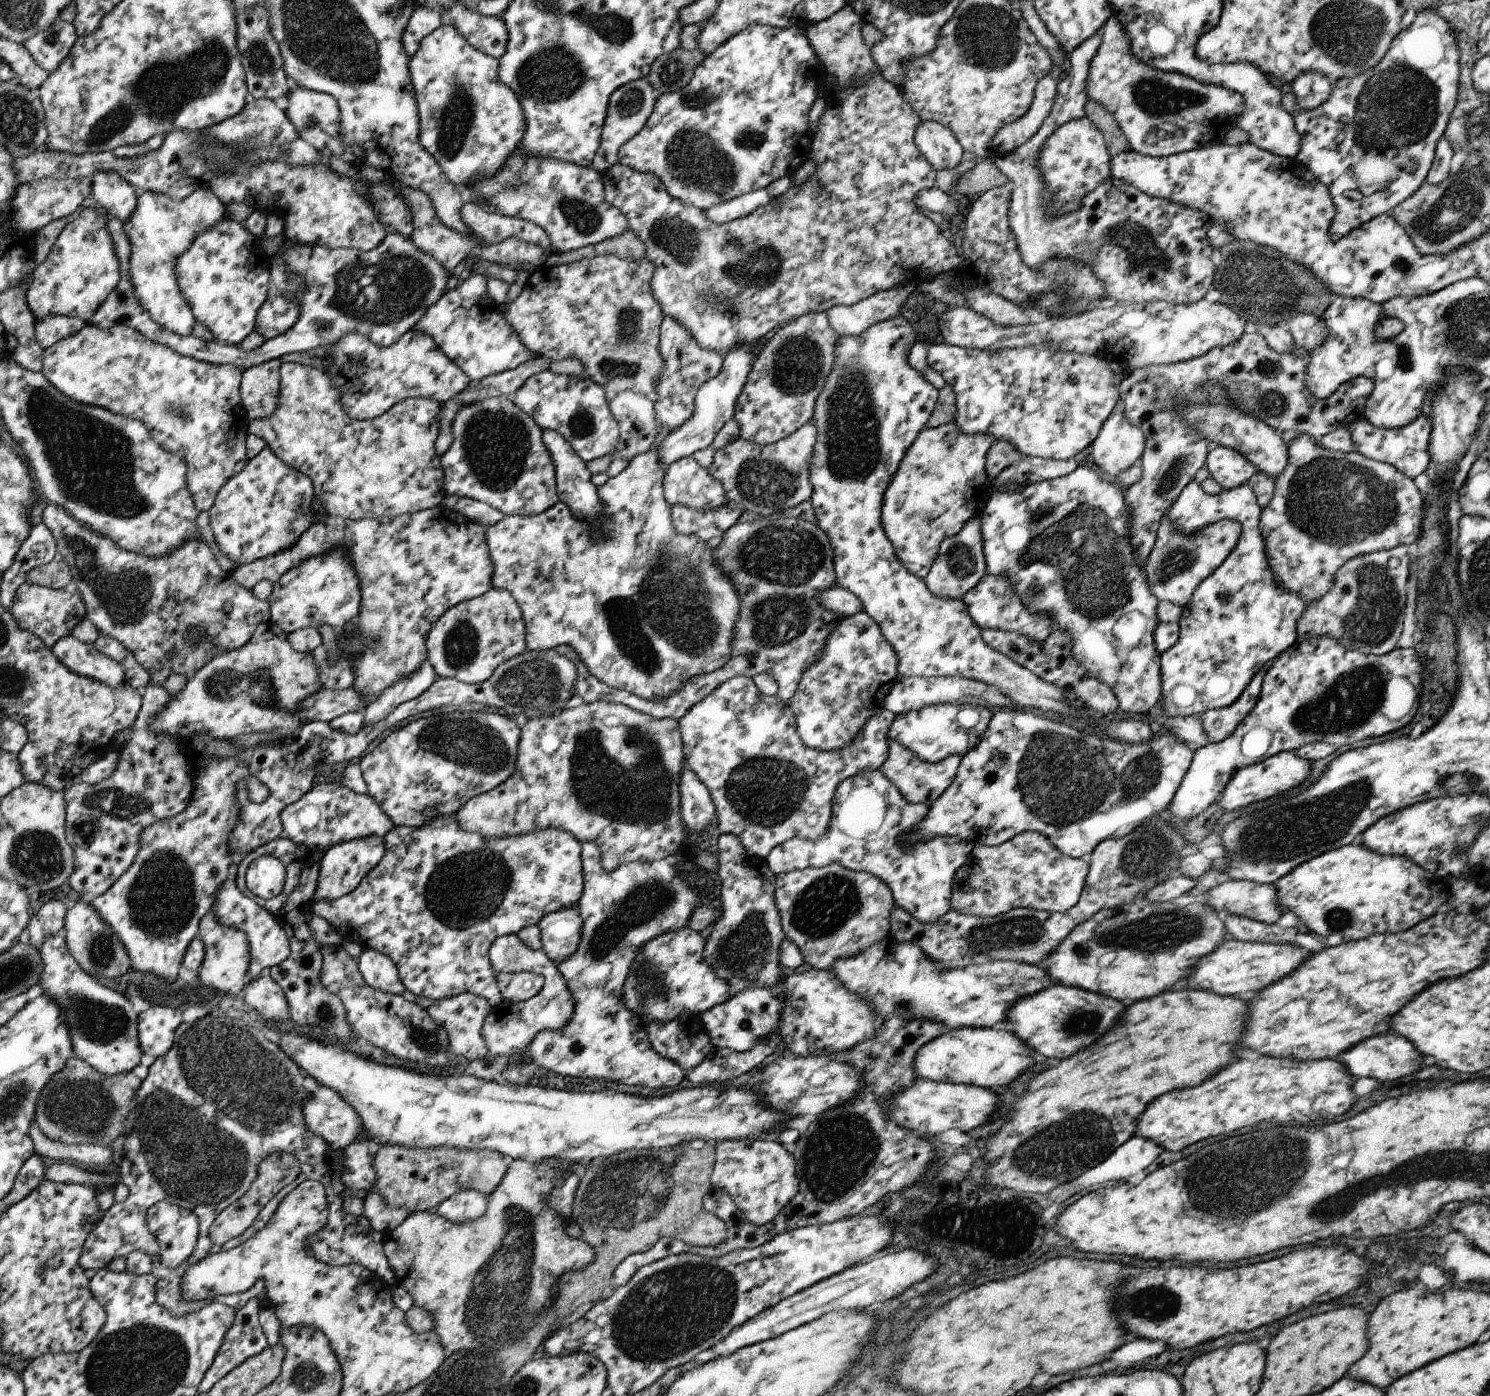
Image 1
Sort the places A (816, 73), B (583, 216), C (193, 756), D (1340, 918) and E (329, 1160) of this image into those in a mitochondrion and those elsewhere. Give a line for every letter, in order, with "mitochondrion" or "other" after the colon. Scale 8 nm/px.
A: other
B: mitochondrion
C: other
D: mitochondrion
E: other

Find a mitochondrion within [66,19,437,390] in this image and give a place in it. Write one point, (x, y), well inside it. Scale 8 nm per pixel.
(209, 69)

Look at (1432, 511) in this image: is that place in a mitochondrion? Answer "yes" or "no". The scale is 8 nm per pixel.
no

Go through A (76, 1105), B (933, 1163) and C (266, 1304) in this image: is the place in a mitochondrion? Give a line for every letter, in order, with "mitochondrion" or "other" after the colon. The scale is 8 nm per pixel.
A: mitochondrion
B: other
C: other

